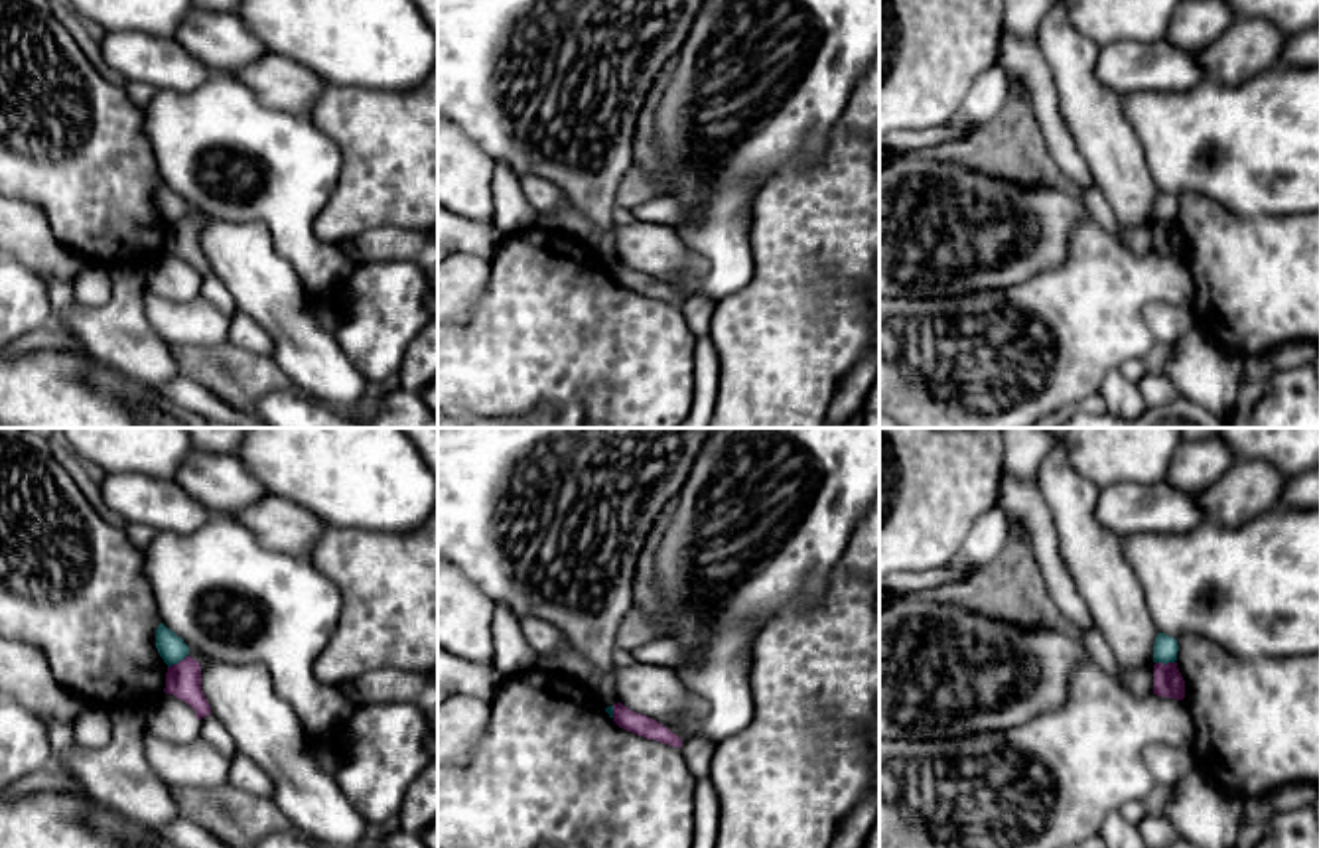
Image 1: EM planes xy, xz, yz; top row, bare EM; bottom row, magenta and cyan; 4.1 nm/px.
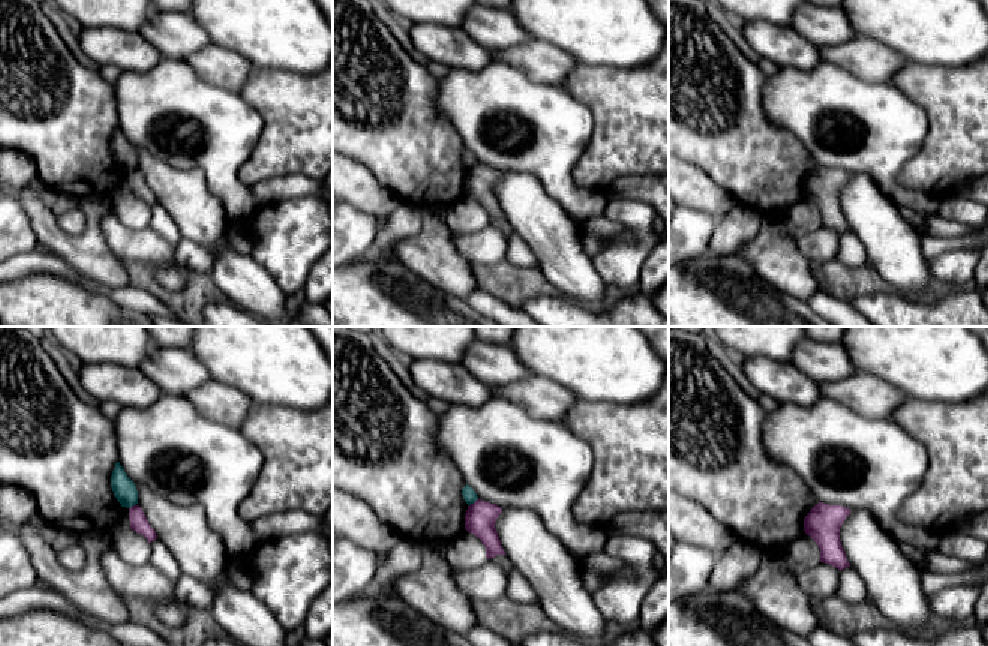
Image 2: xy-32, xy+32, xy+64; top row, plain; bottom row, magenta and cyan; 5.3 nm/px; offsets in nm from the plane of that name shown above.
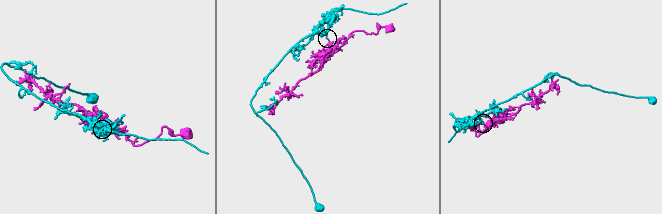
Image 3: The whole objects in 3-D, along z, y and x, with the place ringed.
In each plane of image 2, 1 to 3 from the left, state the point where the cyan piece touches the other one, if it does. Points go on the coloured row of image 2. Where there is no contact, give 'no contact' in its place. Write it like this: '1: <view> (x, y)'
1: xy-32 (134, 505)
2: xy+32 (474, 502)
3: no contact

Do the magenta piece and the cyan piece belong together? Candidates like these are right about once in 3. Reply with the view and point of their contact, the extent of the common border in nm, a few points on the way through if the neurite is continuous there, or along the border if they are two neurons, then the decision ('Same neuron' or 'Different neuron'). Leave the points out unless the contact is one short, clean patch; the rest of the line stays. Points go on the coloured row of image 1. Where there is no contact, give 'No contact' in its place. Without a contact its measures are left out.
Touches magenta at xy (178, 663). Shared border 90 nm. Boundary: xy (186, 655), (168, 667). Different neuron

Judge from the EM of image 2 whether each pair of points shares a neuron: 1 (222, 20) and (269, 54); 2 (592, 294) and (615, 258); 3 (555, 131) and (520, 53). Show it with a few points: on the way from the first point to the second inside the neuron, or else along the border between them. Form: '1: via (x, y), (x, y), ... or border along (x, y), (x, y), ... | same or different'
1: via (234, 20), (257, 42) | same
2: border along (591, 258), (597, 273), (607, 284) | different
3: border along (502, 60), (519, 68), (537, 83), (562, 87) | different

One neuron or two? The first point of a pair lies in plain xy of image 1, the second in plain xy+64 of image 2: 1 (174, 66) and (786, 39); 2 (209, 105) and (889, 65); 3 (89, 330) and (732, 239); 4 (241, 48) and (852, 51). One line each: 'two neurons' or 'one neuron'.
1: one neuron
2: two neurons
3: two neurons
4: two neurons

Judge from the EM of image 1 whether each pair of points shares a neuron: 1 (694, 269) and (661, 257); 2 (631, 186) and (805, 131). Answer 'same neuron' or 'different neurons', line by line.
1: same neuron
2: different neurons

